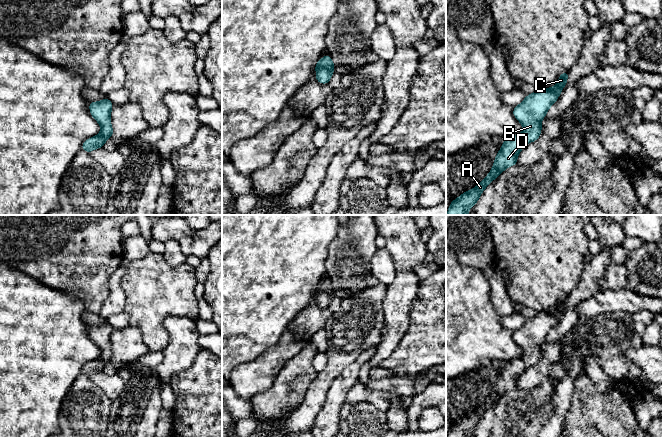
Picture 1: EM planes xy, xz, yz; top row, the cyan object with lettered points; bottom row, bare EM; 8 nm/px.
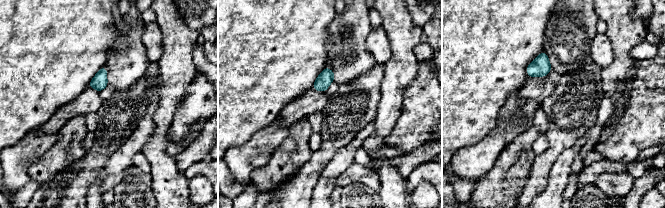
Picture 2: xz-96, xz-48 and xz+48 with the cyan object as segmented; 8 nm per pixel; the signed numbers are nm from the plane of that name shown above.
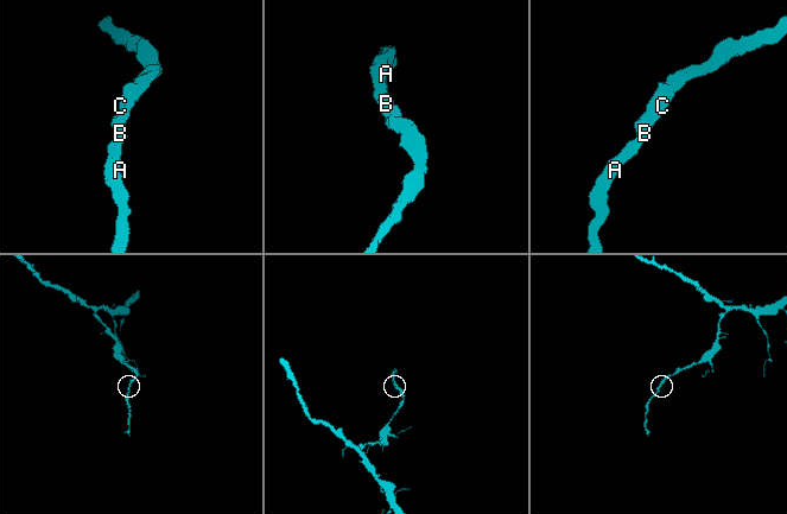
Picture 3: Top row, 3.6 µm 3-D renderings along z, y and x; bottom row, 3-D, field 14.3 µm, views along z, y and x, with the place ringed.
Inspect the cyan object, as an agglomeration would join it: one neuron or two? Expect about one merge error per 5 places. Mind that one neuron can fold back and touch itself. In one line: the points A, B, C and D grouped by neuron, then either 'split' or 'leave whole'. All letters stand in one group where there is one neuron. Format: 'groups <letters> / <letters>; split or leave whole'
groups A B C D; leave whole

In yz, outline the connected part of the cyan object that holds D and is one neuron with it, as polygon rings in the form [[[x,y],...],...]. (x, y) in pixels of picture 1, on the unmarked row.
[[[569,296],[561,297],[553,312],[537,312],[533,318],[526,319],[523,326],[514,331],[513,339],[522,348],[522,357],[504,364],[489,398],[475,412],[452,424],[447,437],[468,437],[484,413],[506,392],[517,388],[517,381],[524,370],[539,362],[542,355],[541,344],[557,325],[567,307],[568,299]]]

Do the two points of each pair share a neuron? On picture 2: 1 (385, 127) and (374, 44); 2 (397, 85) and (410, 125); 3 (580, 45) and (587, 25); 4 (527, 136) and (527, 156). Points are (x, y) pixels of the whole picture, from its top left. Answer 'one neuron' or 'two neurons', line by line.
1: two neurons
2: two neurons
3: one neuron
4: one neuron

